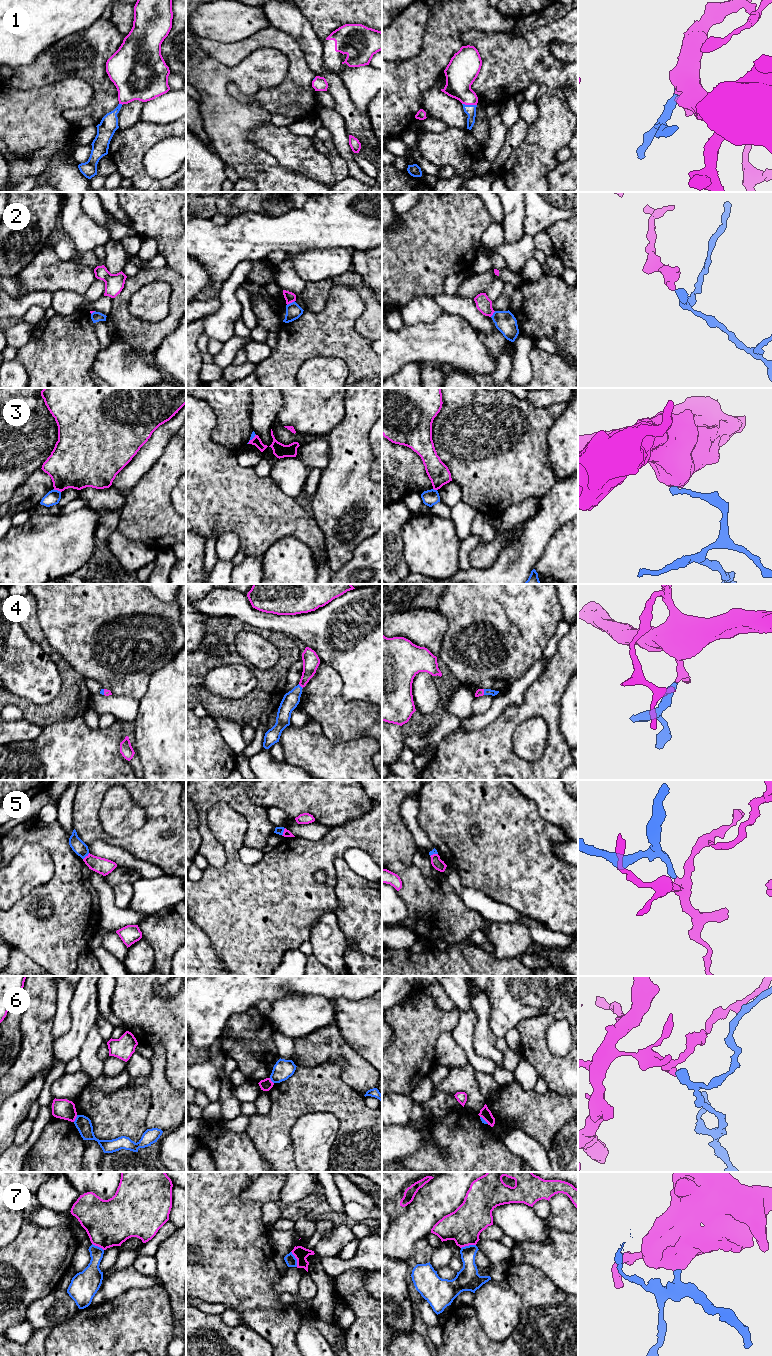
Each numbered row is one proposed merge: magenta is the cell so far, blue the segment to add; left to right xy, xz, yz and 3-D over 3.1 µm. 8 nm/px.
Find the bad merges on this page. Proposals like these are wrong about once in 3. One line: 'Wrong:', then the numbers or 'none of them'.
Wrong: 2, 3, 5, 6, 7

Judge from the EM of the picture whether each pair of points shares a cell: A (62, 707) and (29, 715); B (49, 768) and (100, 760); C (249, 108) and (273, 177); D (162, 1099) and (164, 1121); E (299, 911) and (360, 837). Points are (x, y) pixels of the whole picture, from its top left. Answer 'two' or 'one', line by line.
A: one
B: one
C: one
D: one
E: one

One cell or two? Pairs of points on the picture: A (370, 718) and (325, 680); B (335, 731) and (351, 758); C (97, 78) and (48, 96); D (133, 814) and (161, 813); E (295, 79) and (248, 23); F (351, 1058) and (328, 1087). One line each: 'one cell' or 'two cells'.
A: one cell
B: two cells
C: two cells
D: two cells
E: two cells
F: two cells

